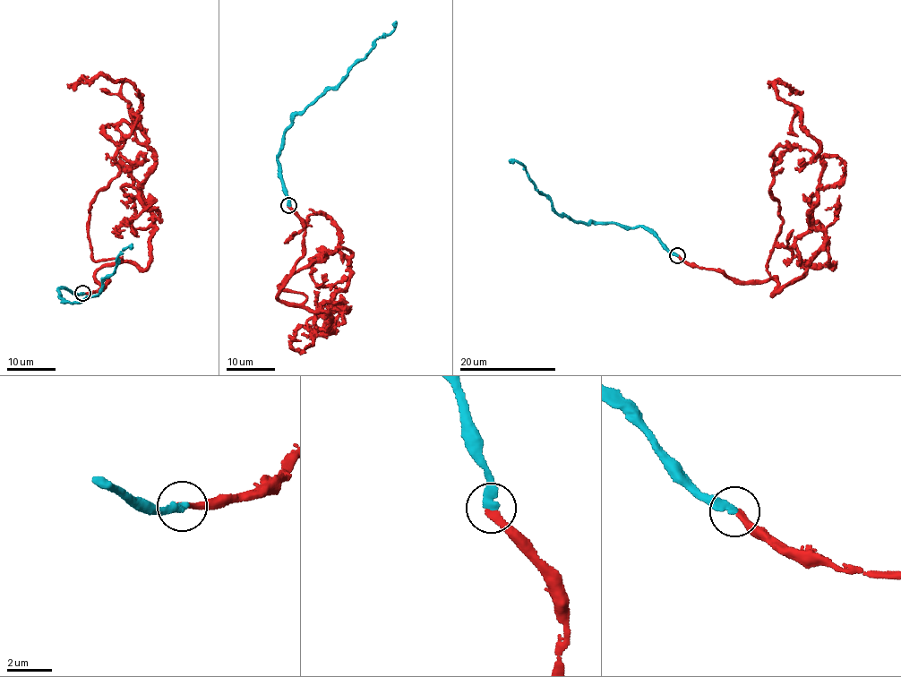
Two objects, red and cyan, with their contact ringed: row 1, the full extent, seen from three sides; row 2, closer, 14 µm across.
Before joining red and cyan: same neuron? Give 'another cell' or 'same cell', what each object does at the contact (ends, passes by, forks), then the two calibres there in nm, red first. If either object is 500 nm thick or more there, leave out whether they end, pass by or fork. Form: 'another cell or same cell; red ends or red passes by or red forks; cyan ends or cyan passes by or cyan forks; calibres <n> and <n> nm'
same cell; red ends; cyan ends; calibres 280 and 320 nm

